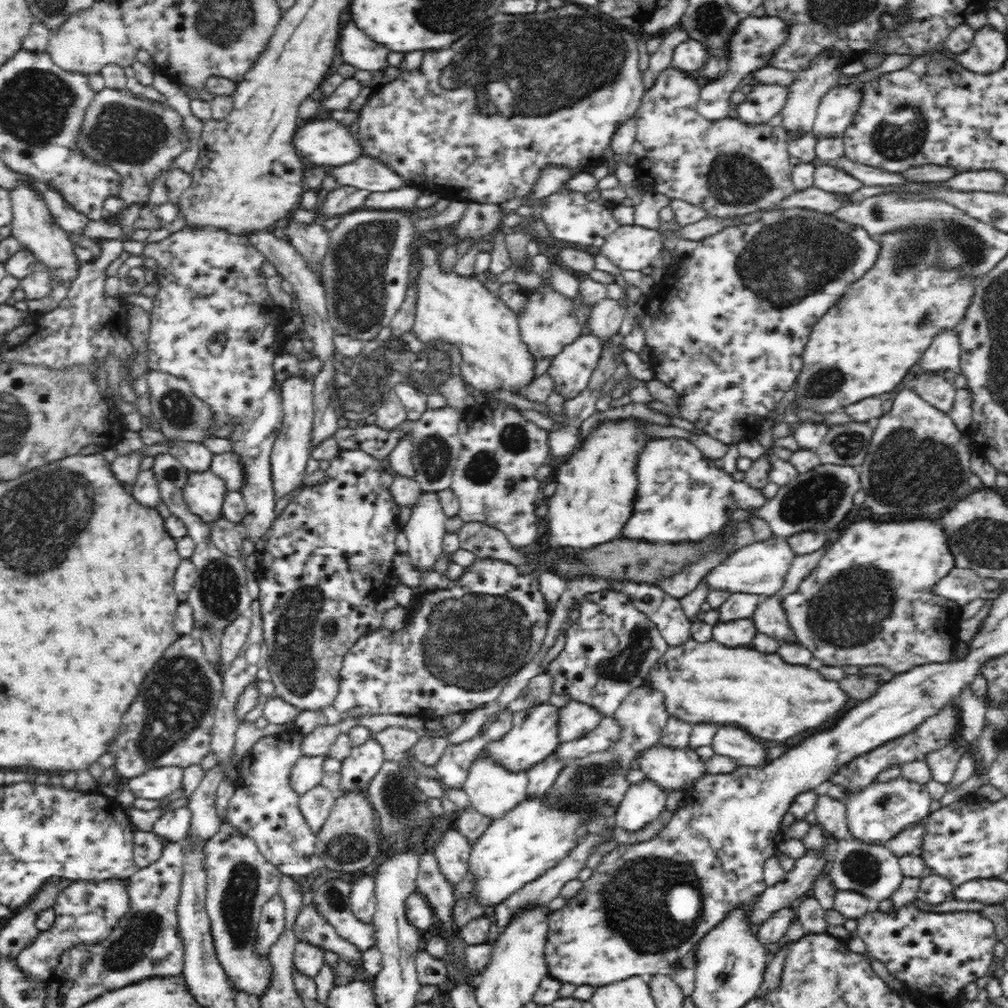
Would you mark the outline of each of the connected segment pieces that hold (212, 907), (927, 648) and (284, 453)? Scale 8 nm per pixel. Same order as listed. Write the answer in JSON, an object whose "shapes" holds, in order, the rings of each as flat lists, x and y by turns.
{"shapes":[[[232,830,228,838,210,838,200,848,200,854,206,879,205,909,219,961,232,987,237,986,258,995,268,984,266,980,270,974,270,963,267,957,256,958,252,946,262,907,281,892,284,874,265,859,256,841,237,830]],[[859,520,842,531,824,557,818,560,817,566,800,582,798,589,780,597,791,632,800,643,810,648,814,660,839,667,844,664,862,667,885,664,894,674,899,674,914,664,944,662,953,655,961,608,952,600,936,596,931,589,955,566,955,558,948,550,942,527,932,522,934,520]],[[298,377,287,378,281,386,281,395,283,423,271,454,272,478,277,498,288,494,302,483,306,472,306,464,308,464,308,459,311,458,314,448,312,380]]]}

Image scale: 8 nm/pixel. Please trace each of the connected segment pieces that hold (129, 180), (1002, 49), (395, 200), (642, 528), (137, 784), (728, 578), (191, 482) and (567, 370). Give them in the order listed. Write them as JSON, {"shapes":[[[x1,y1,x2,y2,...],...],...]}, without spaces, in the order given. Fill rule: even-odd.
{"shapes":[[[102,88,96,92,84,112,83,122,76,132,75,148,88,160,106,165,116,170,118,184,116,196,122,198,127,206,131,204,145,204,151,192,151,186,162,176,162,171,175,168,174,160,190,148,190,133,188,133,184,117,170,107,167,102,158,102,138,96,126,89]],[[987,24,974,30,974,38,970,48,956,56,966,68,974,73,990,73,1000,68,1007,50,1007,35,1004,31]],[[402,187,398,190,384,190,384,192,369,192,360,202,364,209,398,209,410,210,421,189,415,187]],[[647,437,646,444,640,446,634,456,632,467,634,467,635,490,632,512,628,516,628,522,624,522,624,526,620,528,622,536,619,538,652,542,652,544,702,544,714,534,718,534,722,527,731,521,730,516,736,510,760,508,770,500,764,496,762,488,754,488,745,480,736,481,724,469,716,467,714,459,706,458,706,455,688,438]],[[162,764,128,780,128,788,135,797,162,799,183,784,184,766]],[[770,532,770,536,766,536,764,540,755,540,753,544,732,551,724,563,716,566,710,574,710,589,728,589,730,593,758,595,761,598,778,596,797,556,798,553,786,536]],[[209,468,206,470,187,470,184,486,180,488,184,502,192,512,205,520,220,516,222,496,224,496,224,481]],[[591,332,566,344,546,369,554,382,552,393,565,401,576,398,588,386,590,375,600,360,600,352,601,338]]]}

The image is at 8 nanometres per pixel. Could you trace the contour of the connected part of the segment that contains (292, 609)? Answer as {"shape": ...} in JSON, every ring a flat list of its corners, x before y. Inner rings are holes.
{"shape":[[358,448,340,449,338,454,330,461,324,482,305,486,274,519,270,530,267,532,268,540,266,540,264,549,261,551,264,559,259,566,258,574,255,575,255,581,259,585,257,598,260,599,264,618,267,668,271,674,271,681,275,685,275,695,296,706,299,711,320,709,331,704,331,700,337,692,338,670,340,670,344,654,348,652,348,648,354,645,354,642,360,636,367,634,371,629,380,627,382,624,381,615,377,610,377,600,382,593,388,592,386,579,392,574,392,558,398,553,396,547,394,547,394,538,400,530,399,504,394,500,389,489,383,489,380,486,380,472,384,468,386,468,385,462,363,450]]}

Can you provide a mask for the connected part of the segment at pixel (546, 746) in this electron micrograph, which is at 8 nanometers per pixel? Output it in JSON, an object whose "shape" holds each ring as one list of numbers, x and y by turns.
{"shape":[[549,700,542,701,530,709,516,712,513,714,510,732,502,740,487,744,486,749,508,768,529,769,540,760,544,760,544,757,562,743,559,737,560,713,562,713,562,708,550,704]]}

